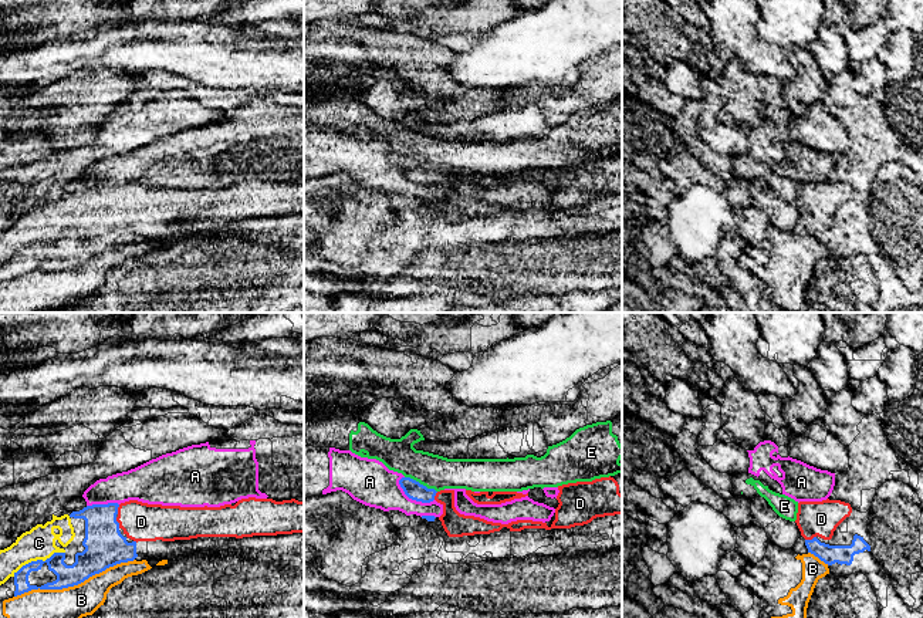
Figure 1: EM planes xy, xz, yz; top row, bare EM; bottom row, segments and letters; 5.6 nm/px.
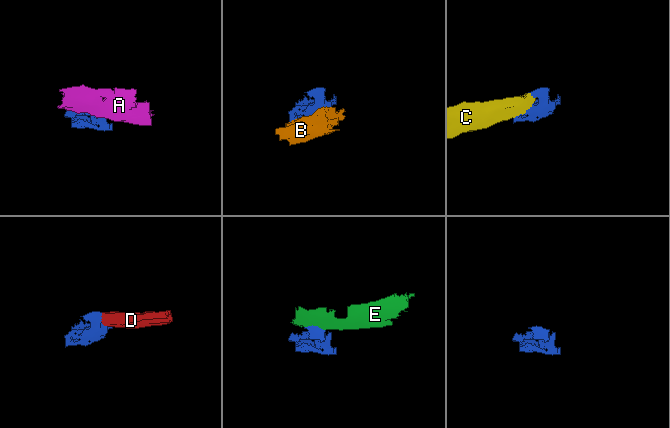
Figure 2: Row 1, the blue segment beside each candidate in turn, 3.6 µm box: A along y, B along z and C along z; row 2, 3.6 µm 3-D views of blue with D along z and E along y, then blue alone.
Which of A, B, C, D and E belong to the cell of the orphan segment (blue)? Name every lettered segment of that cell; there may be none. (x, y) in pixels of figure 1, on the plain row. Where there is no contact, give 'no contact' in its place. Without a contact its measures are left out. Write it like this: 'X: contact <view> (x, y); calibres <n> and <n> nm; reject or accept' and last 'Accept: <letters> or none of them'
A: contact xz (413, 181); calibres 100 and 240 nm; reject
B: contact xy (74, 266); calibres 200 and 260 nm; reject
C: contact xy (39, 242); calibres 130 and 180 nm; accept
D: contact xy (118, 205); calibres 220 and 220 nm; accept
E: contact xz (419, 165); calibres 100 and 190 nm; reject
Accept: C, D

